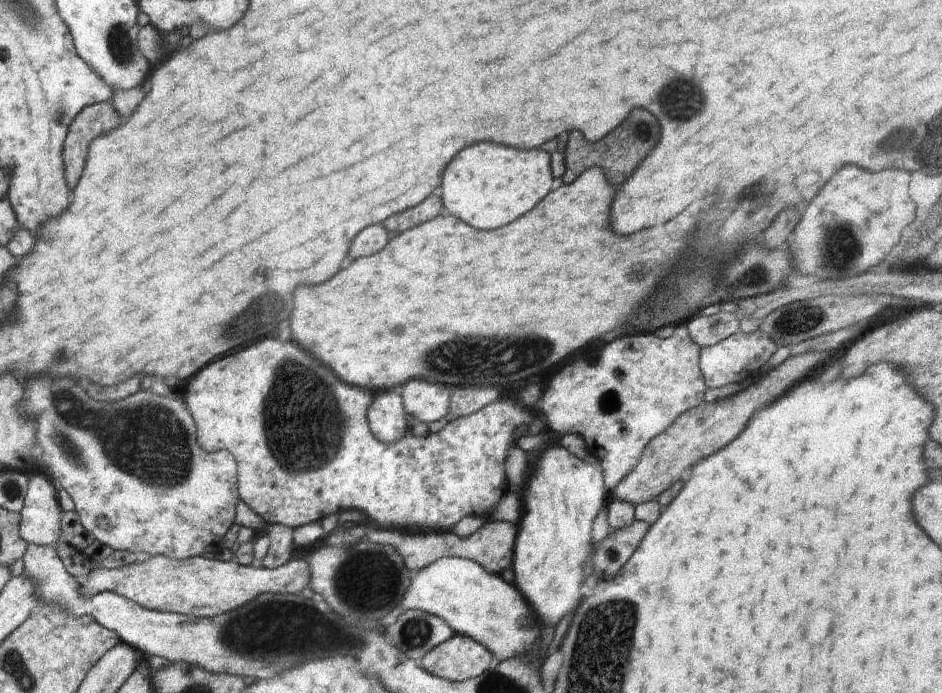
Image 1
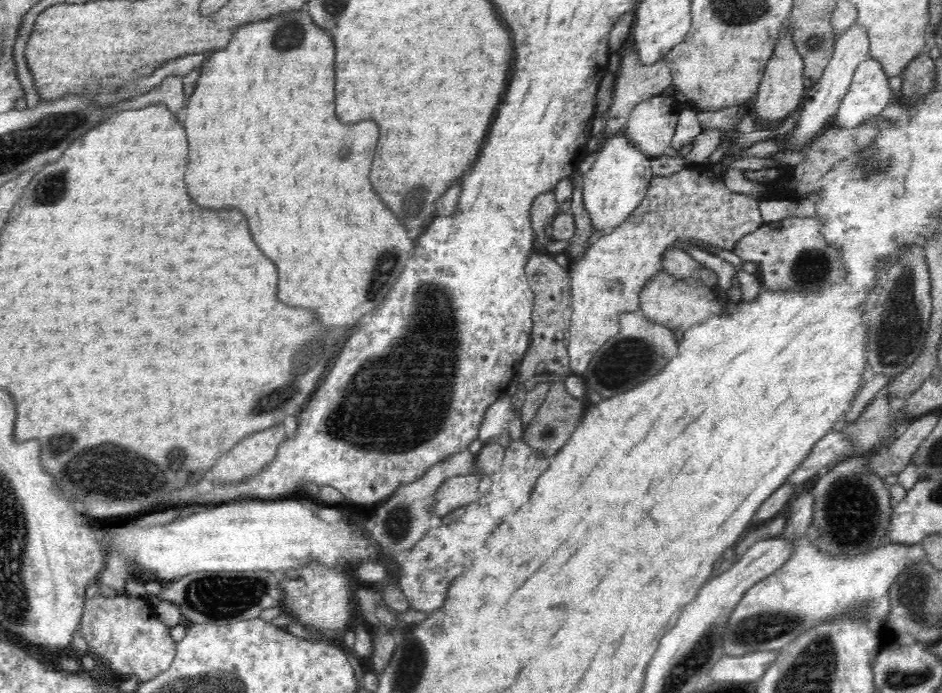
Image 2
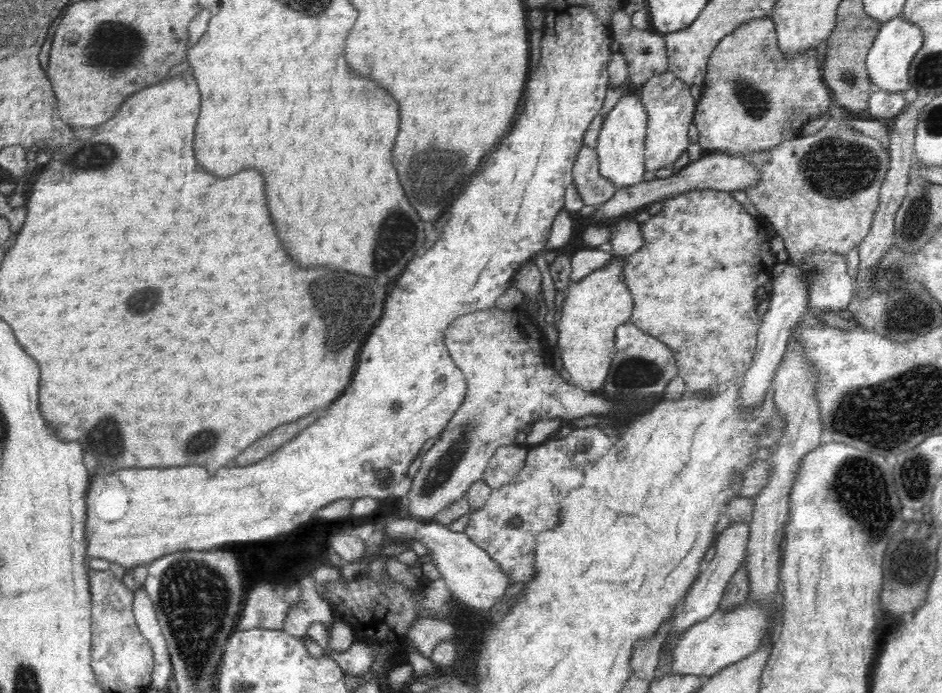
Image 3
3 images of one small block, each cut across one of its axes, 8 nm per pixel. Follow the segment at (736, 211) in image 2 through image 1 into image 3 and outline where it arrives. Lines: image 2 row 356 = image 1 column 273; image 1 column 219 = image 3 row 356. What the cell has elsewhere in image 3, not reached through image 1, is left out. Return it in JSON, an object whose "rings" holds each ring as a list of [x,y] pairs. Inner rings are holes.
{"rings":[[[613,255],[610,264],[572,283],[566,291],[561,319],[556,326],[559,338],[555,356],[561,359],[571,382],[587,393],[595,393],[604,386],[618,352],[616,327],[628,323],[633,311],[633,298],[623,277],[624,265],[624,256]]]}

